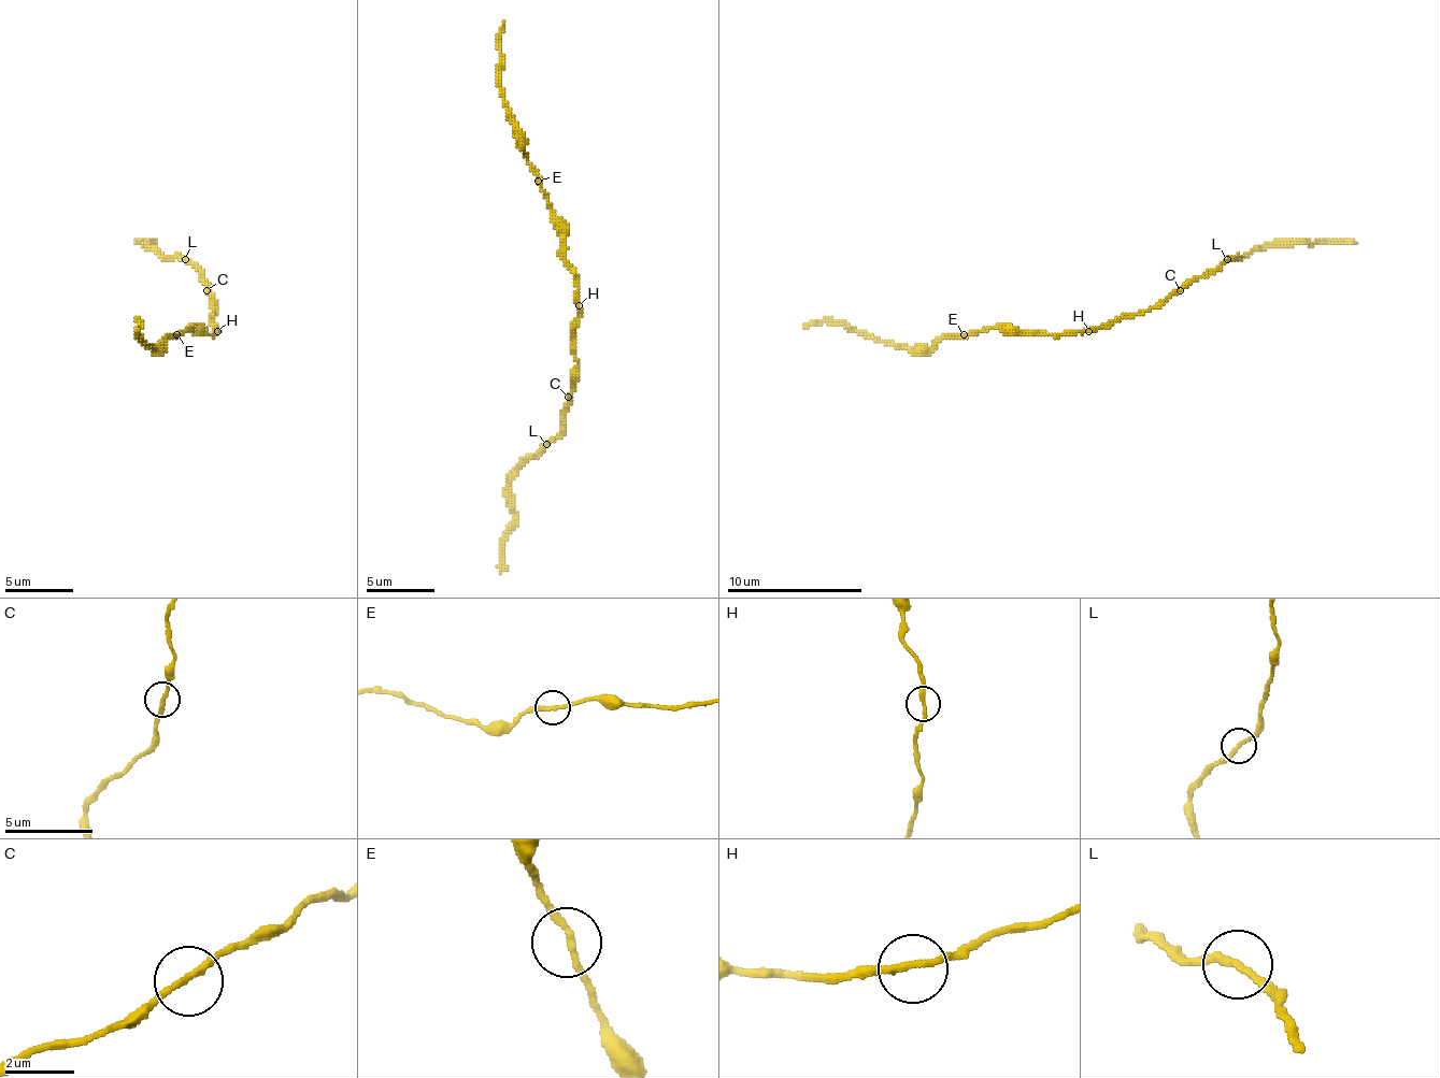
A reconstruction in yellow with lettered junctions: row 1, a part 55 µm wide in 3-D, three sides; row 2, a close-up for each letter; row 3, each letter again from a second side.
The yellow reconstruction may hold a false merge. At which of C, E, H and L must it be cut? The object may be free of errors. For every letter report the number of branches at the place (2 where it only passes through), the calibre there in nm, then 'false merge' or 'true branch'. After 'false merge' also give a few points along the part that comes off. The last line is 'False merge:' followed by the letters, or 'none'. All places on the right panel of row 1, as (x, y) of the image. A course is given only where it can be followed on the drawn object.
C: 2 | 200 nm | true branch
E: 2 | 200 nm | true branch
H: 2 | 220 nm | true branch
L: 2 | 200 nm | true branch
False merge: none

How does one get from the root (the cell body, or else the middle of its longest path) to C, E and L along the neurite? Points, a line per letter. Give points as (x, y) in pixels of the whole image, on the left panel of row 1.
C: (217, 328), (213, 325), (217, 304), (207, 290)
E: (217, 328), (213, 334), (200, 334), (193, 328), (176, 334)
L: (217, 328), (213, 325), (217, 304), (203, 277), (186, 260)

